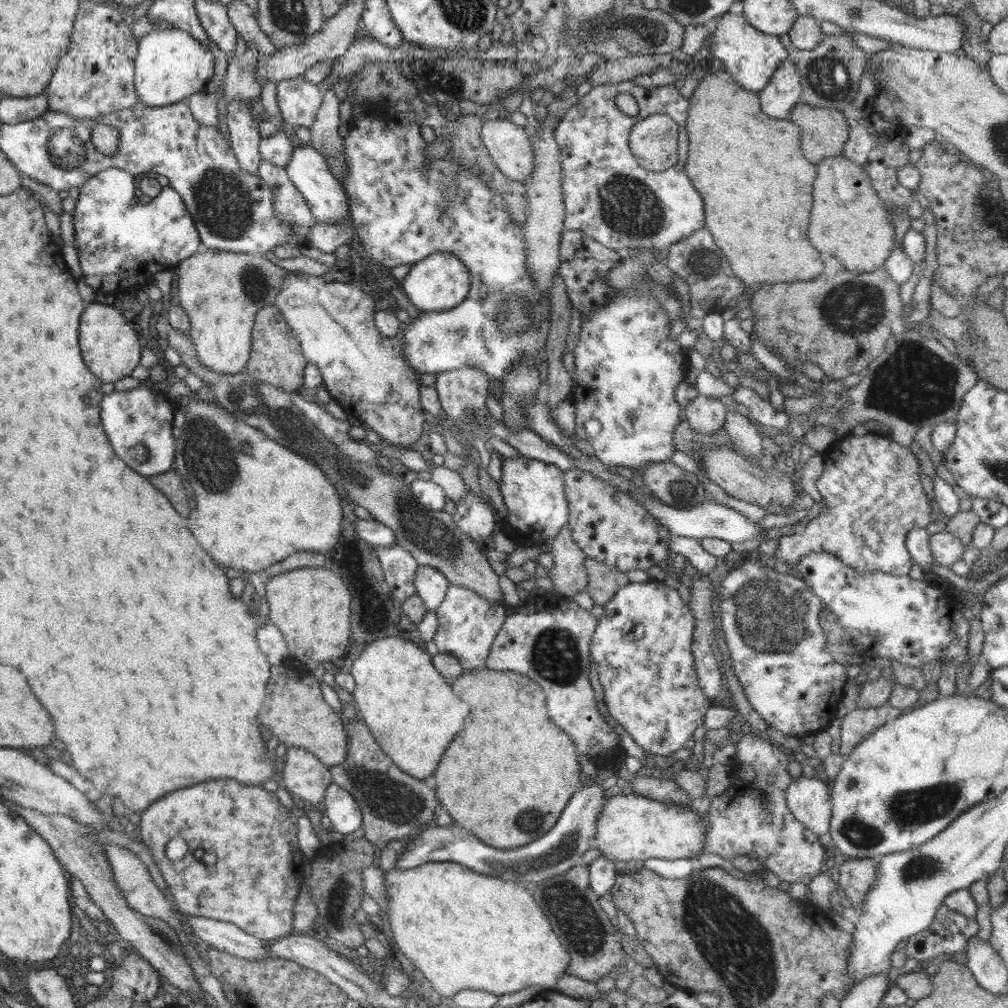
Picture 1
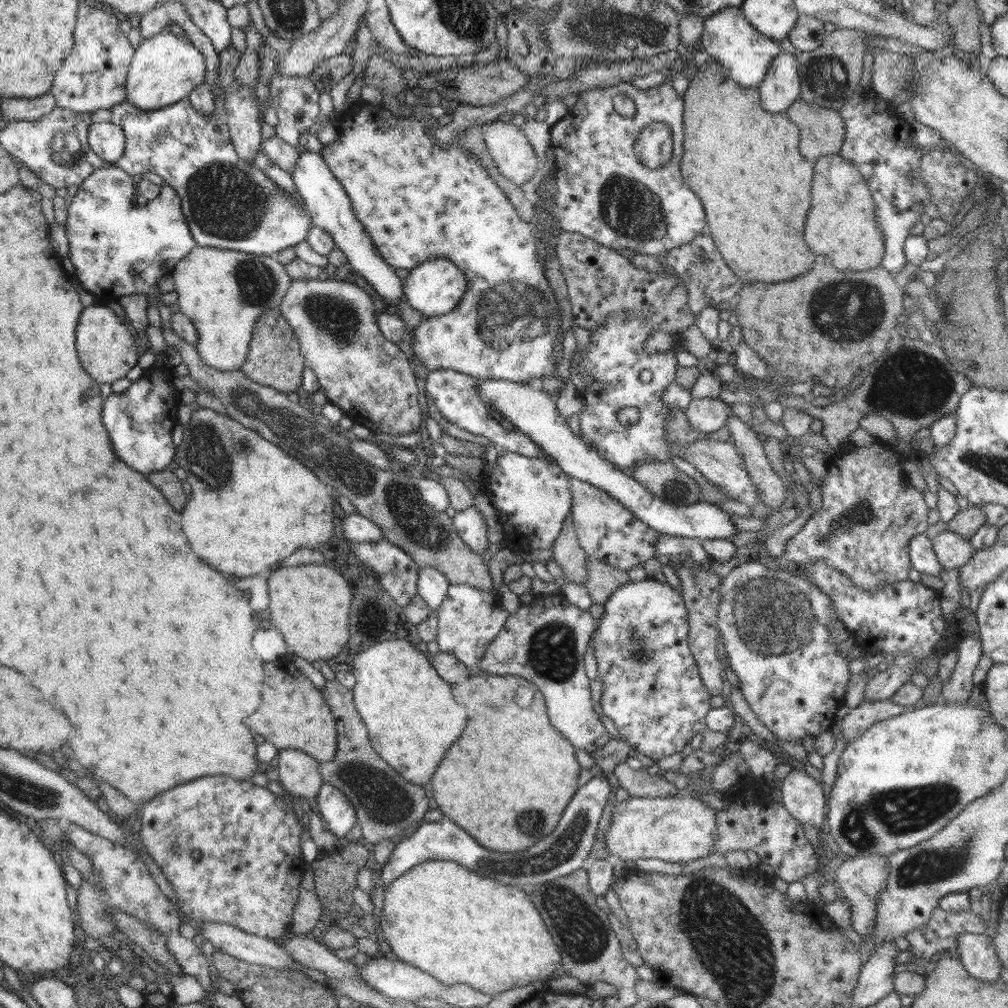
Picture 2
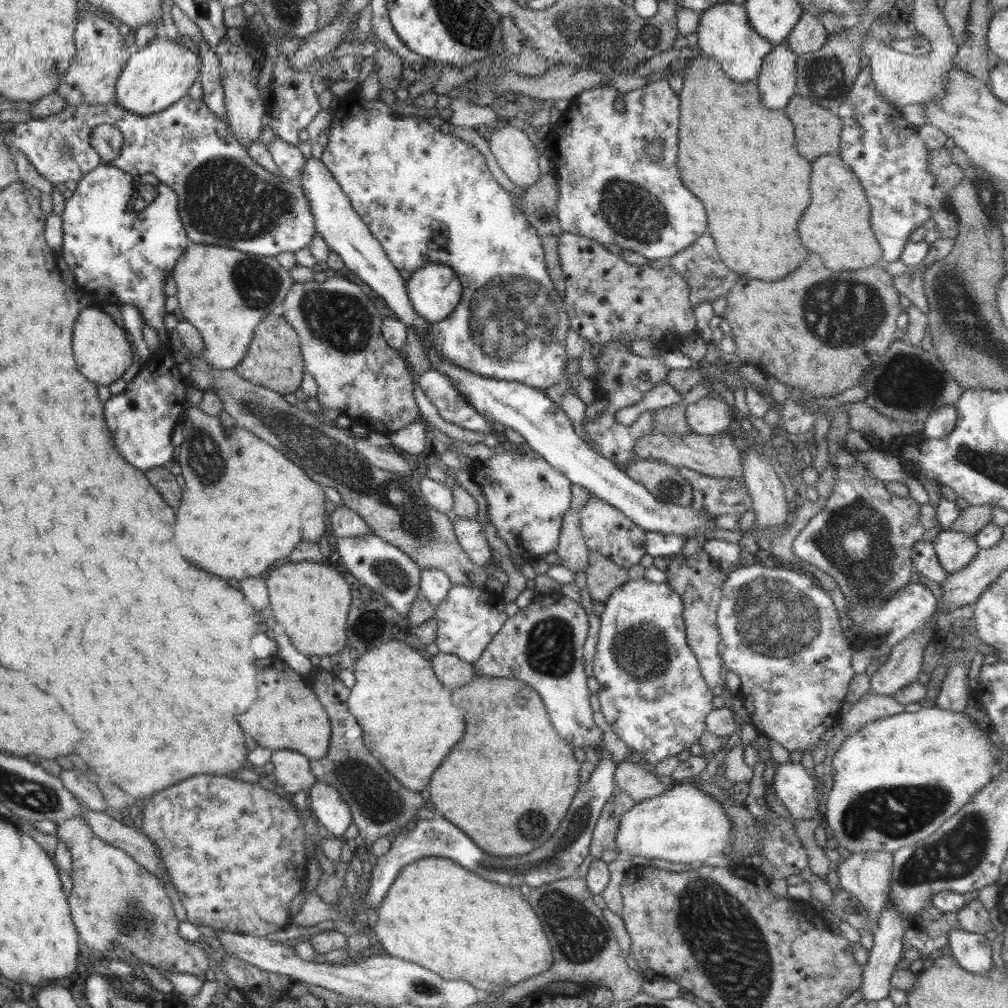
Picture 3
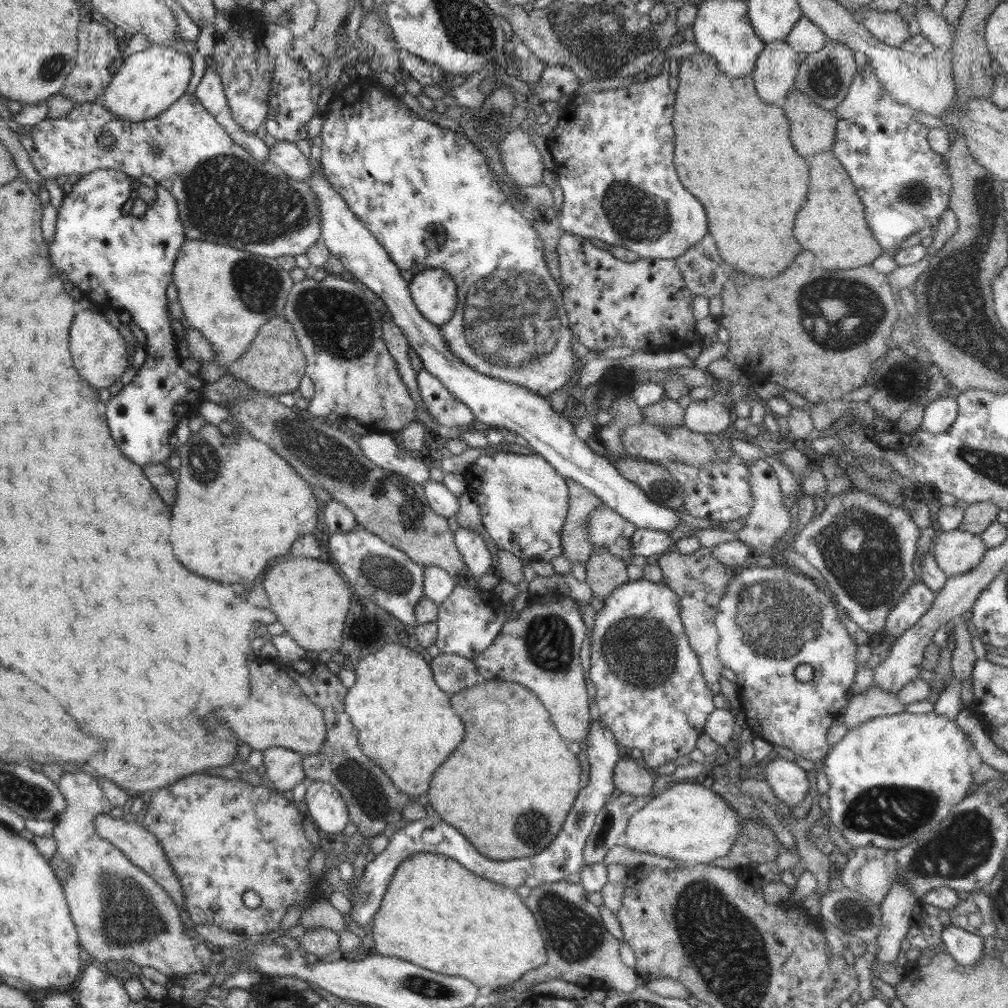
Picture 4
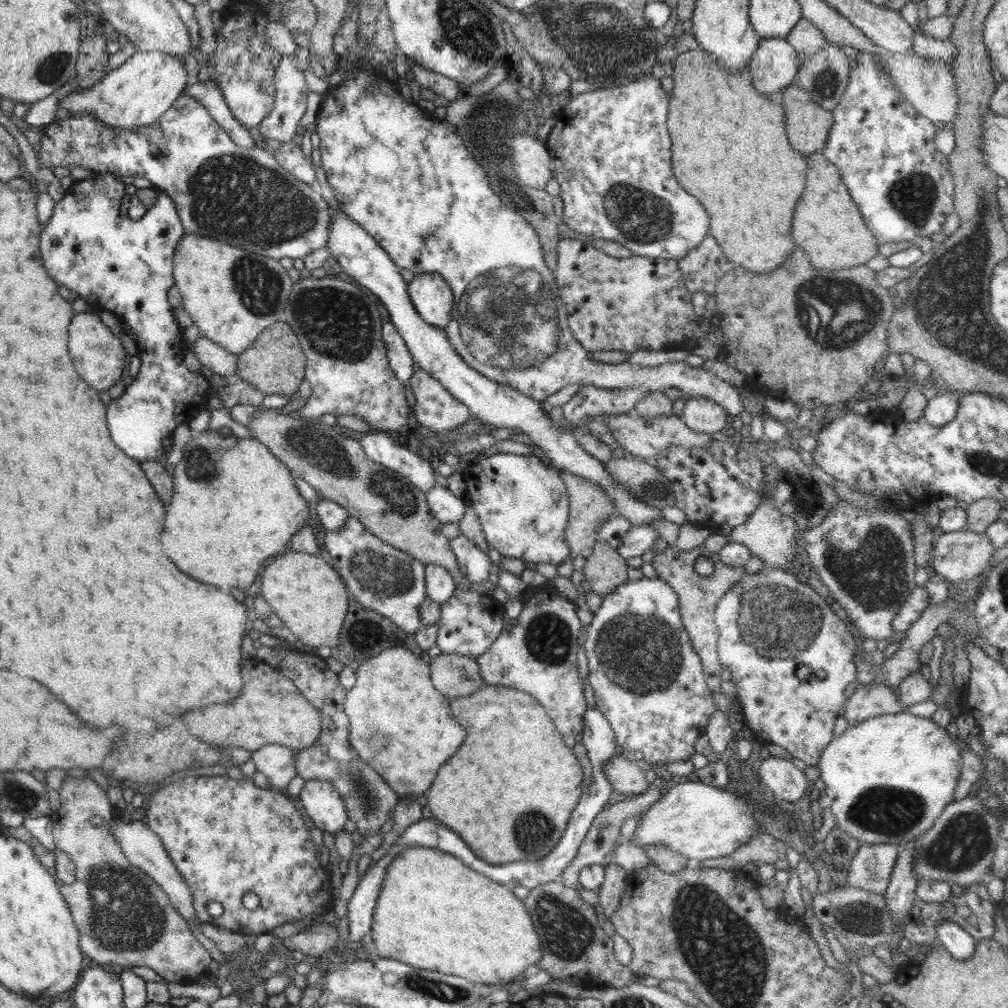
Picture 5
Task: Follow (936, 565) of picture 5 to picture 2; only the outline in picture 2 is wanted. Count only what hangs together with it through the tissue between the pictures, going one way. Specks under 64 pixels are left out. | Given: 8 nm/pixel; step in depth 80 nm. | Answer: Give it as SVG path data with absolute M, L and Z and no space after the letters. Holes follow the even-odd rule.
M948 530L936 534L931 543L940 566L946 571L960 568L974 553L969 540Z

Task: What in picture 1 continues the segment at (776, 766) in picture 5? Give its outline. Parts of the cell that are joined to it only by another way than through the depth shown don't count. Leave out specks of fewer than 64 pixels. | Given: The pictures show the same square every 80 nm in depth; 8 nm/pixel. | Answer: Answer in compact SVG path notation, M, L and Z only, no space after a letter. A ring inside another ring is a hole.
M801 776L787 785L787 807L798 822L818 836L829 832L832 816L830 785L814 777Z

